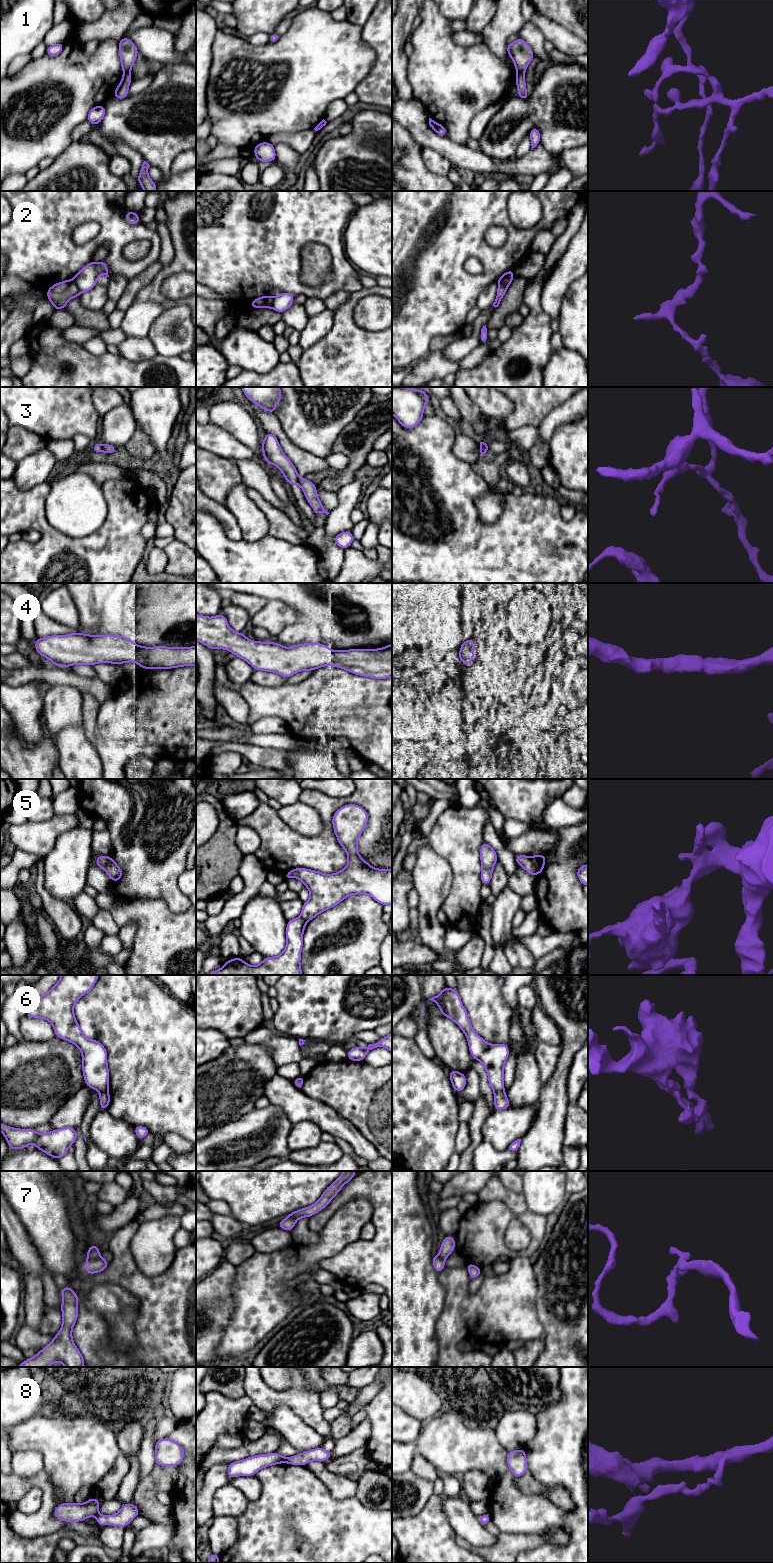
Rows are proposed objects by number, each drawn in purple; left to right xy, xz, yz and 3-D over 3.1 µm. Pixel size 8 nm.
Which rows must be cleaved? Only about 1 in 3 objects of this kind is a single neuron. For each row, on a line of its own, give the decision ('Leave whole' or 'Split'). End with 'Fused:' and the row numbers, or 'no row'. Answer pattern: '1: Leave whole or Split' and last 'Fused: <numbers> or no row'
1: Split
2: Split
3: Split
4: Leave whole
5: Split
6: Split
7: Split
8: Split
Fused: 1, 2, 3, 5, 6, 7, 8

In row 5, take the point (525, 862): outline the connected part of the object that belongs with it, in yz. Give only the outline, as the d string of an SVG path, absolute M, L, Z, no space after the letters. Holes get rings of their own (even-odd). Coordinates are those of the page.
M515 855L516 864L520 865L529 874L536 876L535 867L532 862L532 858L525 855Z

